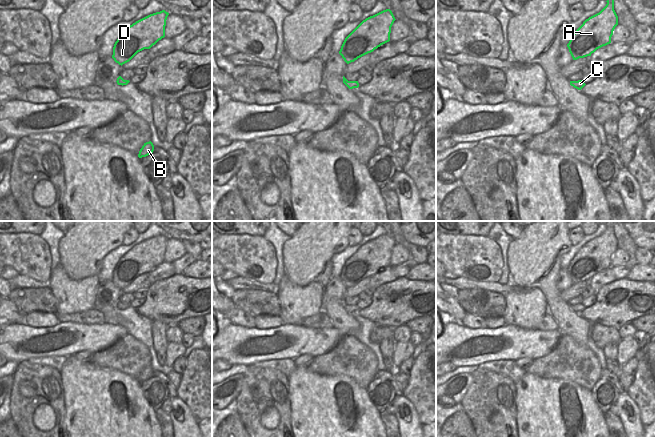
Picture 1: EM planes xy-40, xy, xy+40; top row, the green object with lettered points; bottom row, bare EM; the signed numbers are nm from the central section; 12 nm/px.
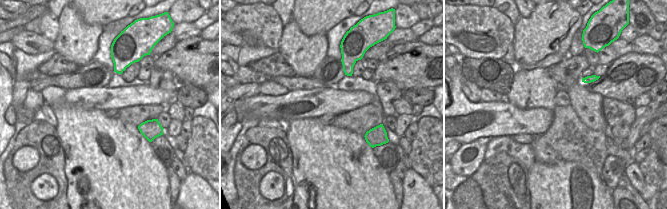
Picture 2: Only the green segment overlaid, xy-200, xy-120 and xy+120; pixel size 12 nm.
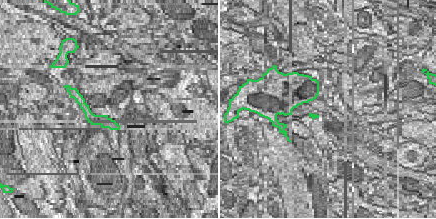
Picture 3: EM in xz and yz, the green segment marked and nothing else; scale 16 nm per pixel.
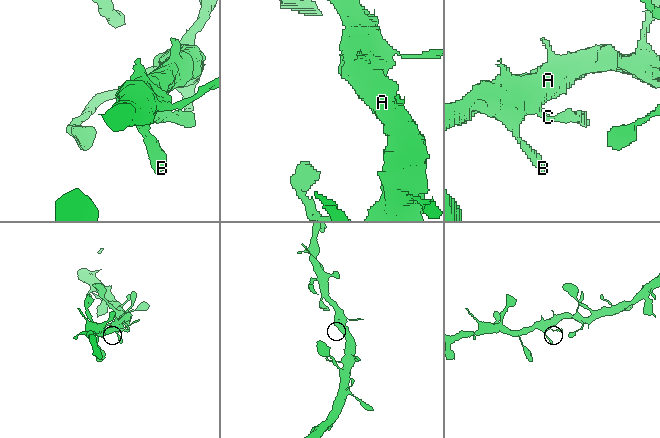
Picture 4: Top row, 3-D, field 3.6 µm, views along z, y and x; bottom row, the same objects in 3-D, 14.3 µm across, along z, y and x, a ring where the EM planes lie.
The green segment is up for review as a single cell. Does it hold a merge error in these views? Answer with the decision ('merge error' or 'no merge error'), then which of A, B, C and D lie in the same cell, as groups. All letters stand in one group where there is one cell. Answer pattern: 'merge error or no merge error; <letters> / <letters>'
no merge error; A B C D

